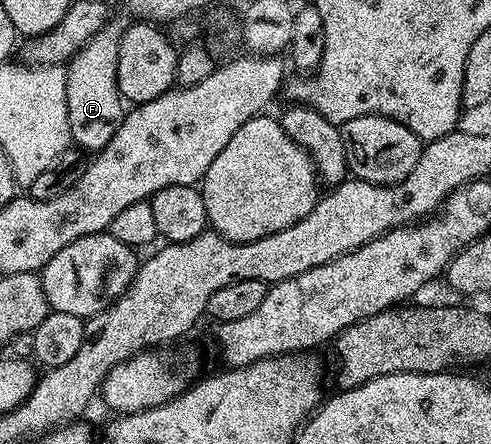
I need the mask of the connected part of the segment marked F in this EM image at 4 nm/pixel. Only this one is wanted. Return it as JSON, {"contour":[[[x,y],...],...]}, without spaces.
{"contour":[[[111,28],[100,29],[78,50],[66,65],[66,111],[68,112],[68,132],[71,140],[81,150],[95,155],[110,143],[114,131],[118,131],[126,112],[126,102],[118,87],[118,55],[114,51],[114,33]]]}

